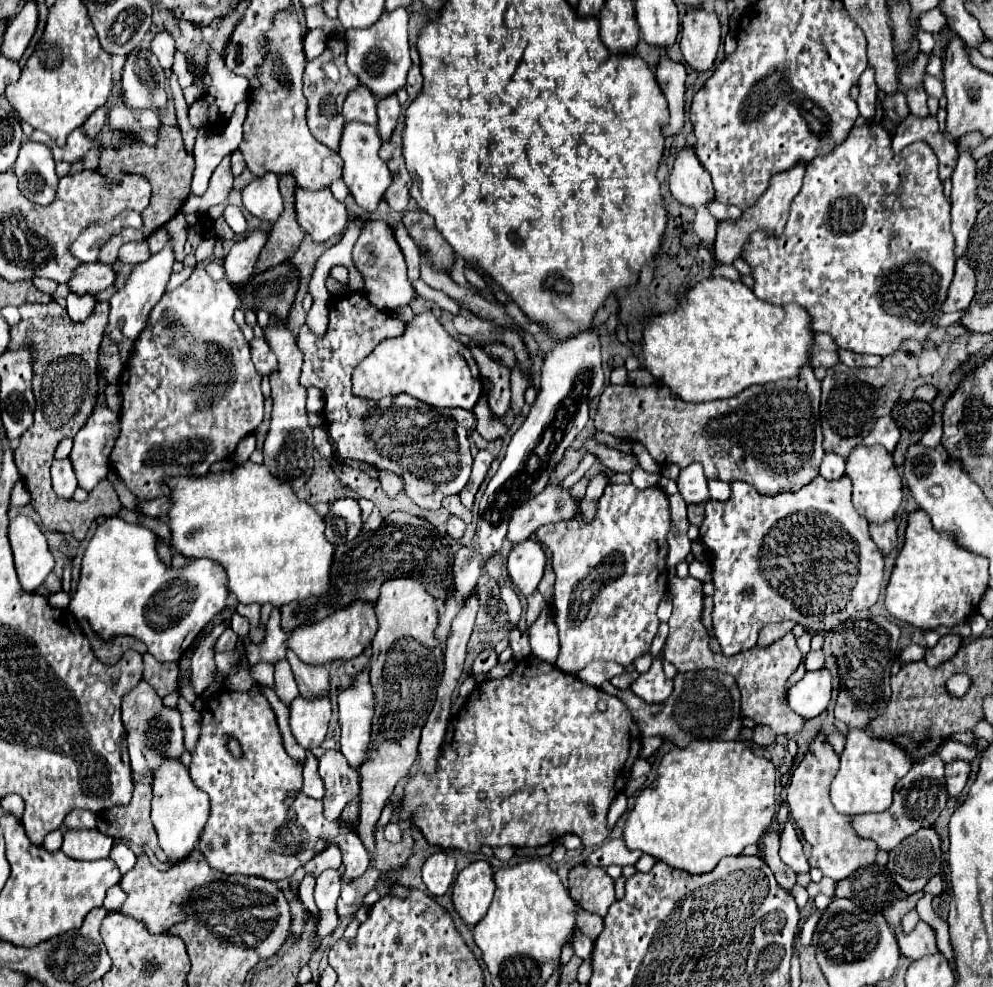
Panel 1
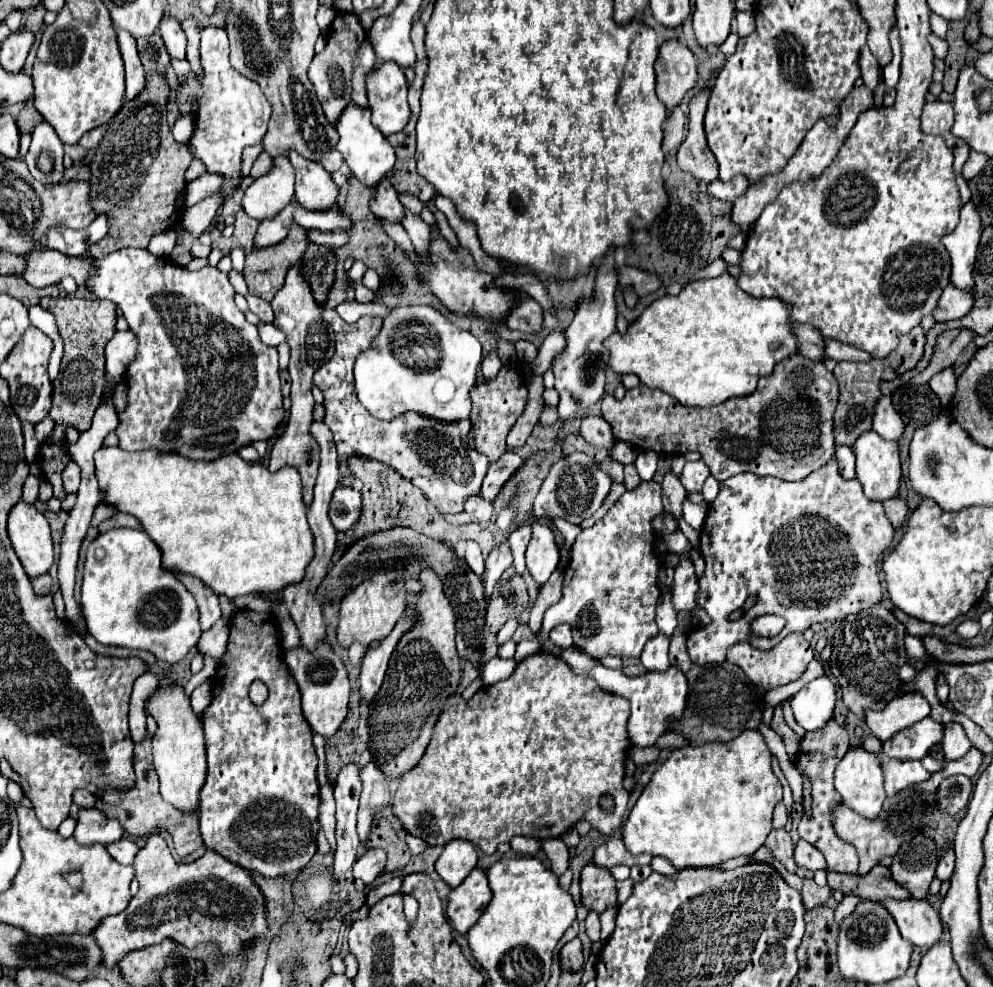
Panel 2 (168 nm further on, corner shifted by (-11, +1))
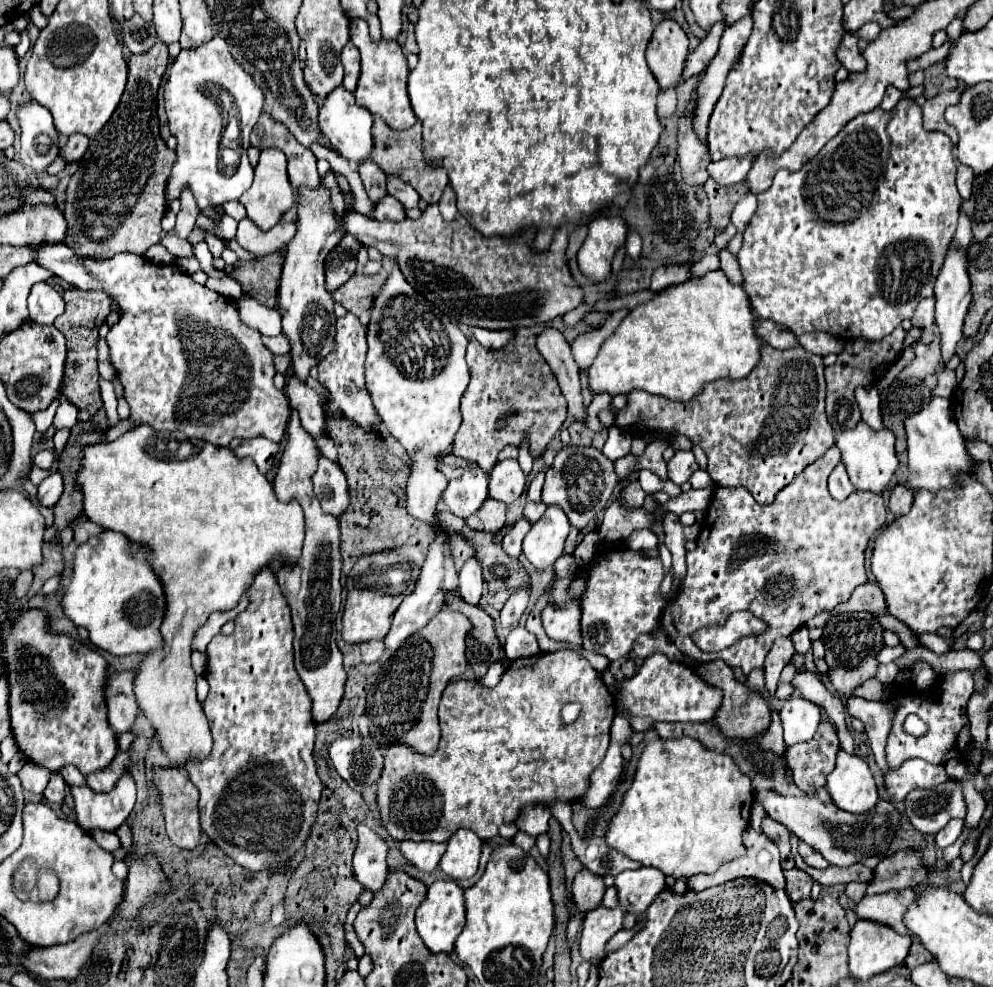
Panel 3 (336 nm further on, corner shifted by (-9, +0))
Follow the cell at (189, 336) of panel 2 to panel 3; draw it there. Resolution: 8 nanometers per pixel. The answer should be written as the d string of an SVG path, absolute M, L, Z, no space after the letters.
M58 243L58 245L38 245L38 263L46 269L50 269L56 277L64 279L68 285L80 289L80 291L104 291L108 293L114 303L118 305L120 309L120 321L116 327L110 329L108 337L106 337L106 343L110 347L110 357L112 357L112 365L114 369L118 371L118 379L120 383L124 385L124 399L128 401L130 405L130 421L134 421L134 427L140 427L140 425L150 425L152 429L156 431L166 431L166 425L174 425L174 429L182 431L184 435L188 437L194 437L194 439L206 439L208 443L214 443L214 445L220 445L220 447L228 447L230 441L234 437L268 437L270 441L276 441L280 443L284 439L284 433L286 433L286 425L288 425L288 419L290 419L290 403L288 403L288 397L286 393L278 391L274 387L274 375L276 375L276 367L274 367L274 355L272 351L262 343L262 335L256 331L256 329L250 329L248 325L242 323L240 319L240 313L236 311L236 303L230 301L228 297L208 289L206 285L200 285L196 283L188 273L184 273L180 267L176 265L154 265L150 263L144 255L132 255L132 253L120 253L120 255L114 255L112 259L104 259L104 261L98 261L98 259L84 259L80 255L76 255L68 245L64 243Z

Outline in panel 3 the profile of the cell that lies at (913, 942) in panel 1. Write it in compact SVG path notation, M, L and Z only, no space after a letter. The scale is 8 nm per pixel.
M912 889L888 891L888 893L874 895L874 897L866 895L860 901L860 905L856 907L856 913L862 919L870 919L870 921L878 921L878 923L890 925L900 935L914 937L912 931L908 931L904 927L904 911L908 911L908 907L916 901L916 895L918 893L912 891Z

